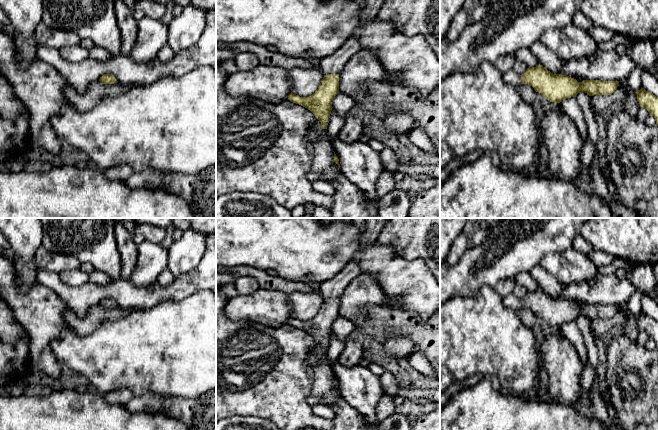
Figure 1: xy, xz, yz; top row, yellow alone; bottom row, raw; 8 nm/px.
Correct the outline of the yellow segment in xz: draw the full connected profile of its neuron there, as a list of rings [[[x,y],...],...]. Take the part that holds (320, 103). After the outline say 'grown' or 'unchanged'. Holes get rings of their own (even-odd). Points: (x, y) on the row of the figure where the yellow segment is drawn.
[[[350,37],[334,54],[320,60],[319,69],[324,77],[314,94],[309,97],[300,97],[290,93],[288,100],[310,110],[321,122],[321,128],[327,129],[332,101],[339,93],[339,74],[348,61],[360,51],[357,38]]]; grown

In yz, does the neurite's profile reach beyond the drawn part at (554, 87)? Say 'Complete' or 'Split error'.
Split error

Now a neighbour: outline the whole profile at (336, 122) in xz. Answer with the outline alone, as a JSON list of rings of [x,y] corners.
[[[332,108],[329,123],[327,125],[327,131],[331,141],[338,137],[338,134],[340,133],[344,122],[345,117],[337,115],[335,110]]]

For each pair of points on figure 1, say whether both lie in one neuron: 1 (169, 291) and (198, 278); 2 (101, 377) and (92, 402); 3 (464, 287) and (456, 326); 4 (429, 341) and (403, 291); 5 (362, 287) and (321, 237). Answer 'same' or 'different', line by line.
1: same
2: different
3: different
4: different
5: different

